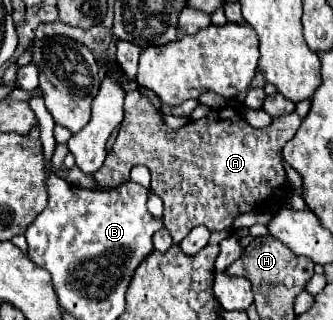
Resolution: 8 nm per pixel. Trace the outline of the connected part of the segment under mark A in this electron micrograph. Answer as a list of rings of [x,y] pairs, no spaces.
[[[135,90],[125,96],[125,120],[103,168],[93,176],[103,188],[117,188],[127,182],[127,172],[135,164],[147,166],[151,172],[149,190],[163,200],[165,228],[171,232],[173,242],[179,244],[199,224],[205,224],[211,232],[227,230],[237,214],[271,202],[279,188],[283,200],[285,168],[279,150],[295,136],[299,126],[301,116],[293,112],[273,118],[267,128],[253,128],[233,106],[223,106],[197,122],[173,130],[163,122],[153,102]]]

